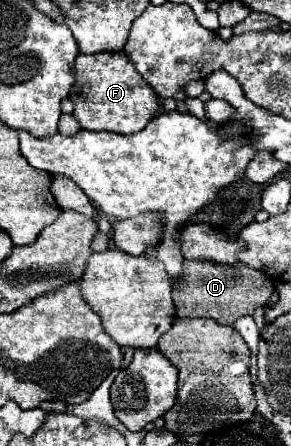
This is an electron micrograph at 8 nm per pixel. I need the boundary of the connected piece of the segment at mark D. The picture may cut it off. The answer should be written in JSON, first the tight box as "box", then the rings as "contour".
{"box":[172,261,274,325],"contour":[[[184,261],[184,277],[172,289],[172,299],[178,317],[208,317],[224,325],[236,323],[242,315],[252,315],[256,307],[266,307],[274,291],[272,281],[264,271],[252,271],[246,265],[218,265],[208,261]]]}

